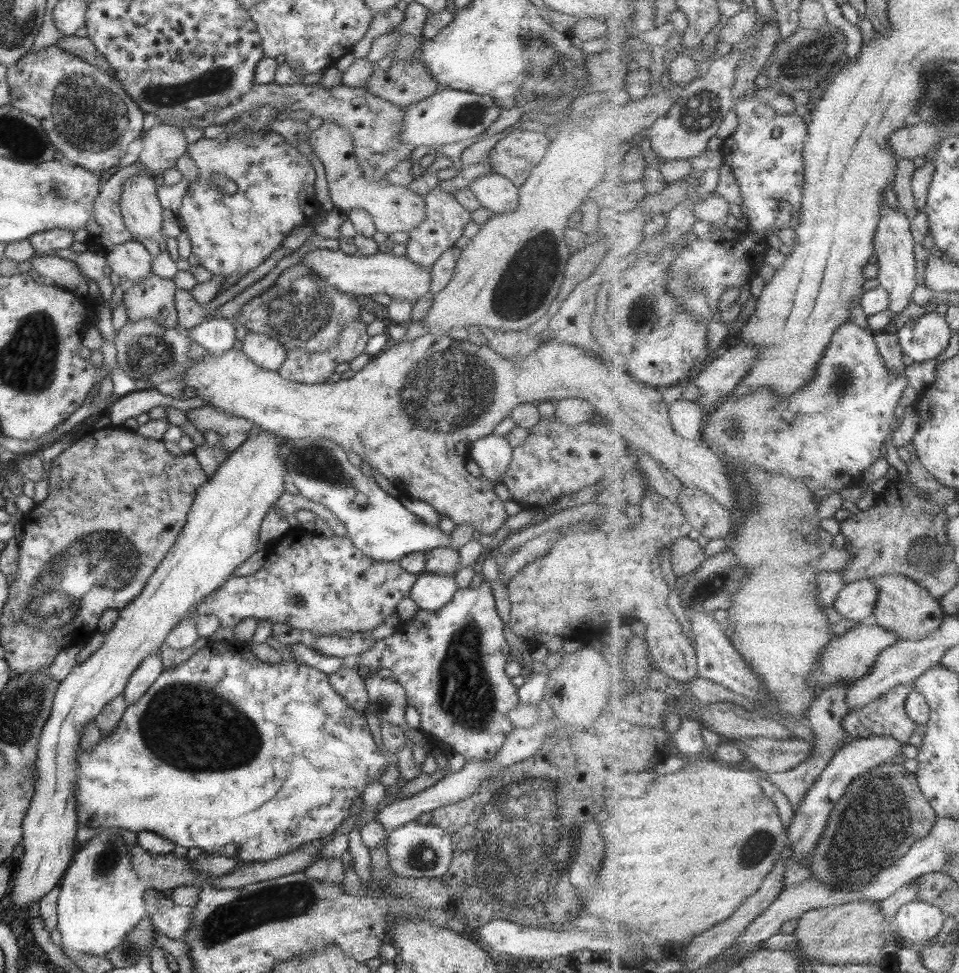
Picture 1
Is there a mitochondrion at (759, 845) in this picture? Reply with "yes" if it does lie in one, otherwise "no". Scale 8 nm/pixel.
yes

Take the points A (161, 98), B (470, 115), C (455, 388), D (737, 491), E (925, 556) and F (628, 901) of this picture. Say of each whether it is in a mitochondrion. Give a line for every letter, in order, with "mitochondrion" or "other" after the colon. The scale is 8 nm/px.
A: mitochondrion
B: mitochondrion
C: mitochondrion
D: other
E: mitochondrion
F: other

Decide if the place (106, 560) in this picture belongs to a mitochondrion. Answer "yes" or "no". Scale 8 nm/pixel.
yes

